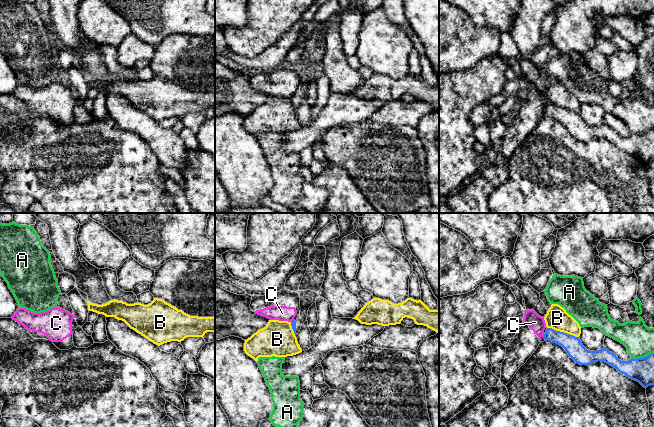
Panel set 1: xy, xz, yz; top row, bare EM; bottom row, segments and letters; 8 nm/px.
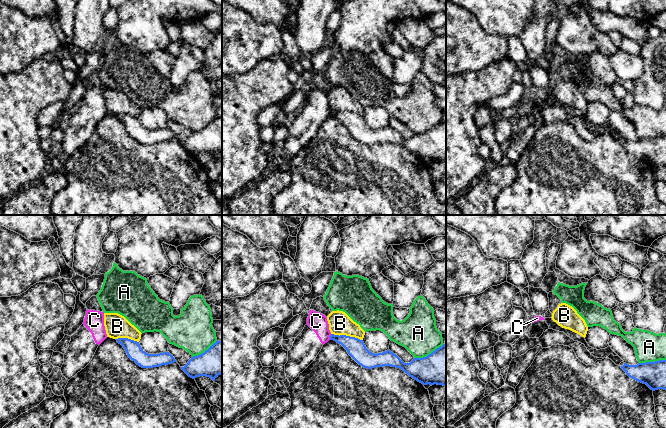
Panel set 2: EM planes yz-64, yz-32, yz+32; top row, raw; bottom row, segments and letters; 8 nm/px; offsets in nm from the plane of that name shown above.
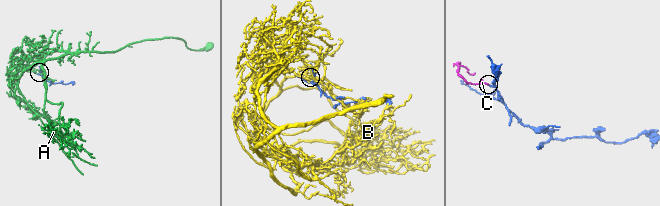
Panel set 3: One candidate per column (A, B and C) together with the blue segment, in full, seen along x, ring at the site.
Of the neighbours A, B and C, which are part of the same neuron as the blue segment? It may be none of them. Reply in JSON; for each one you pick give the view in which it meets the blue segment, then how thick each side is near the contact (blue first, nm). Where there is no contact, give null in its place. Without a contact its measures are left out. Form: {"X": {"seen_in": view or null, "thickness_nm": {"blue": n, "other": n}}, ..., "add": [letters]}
{"add": []}

